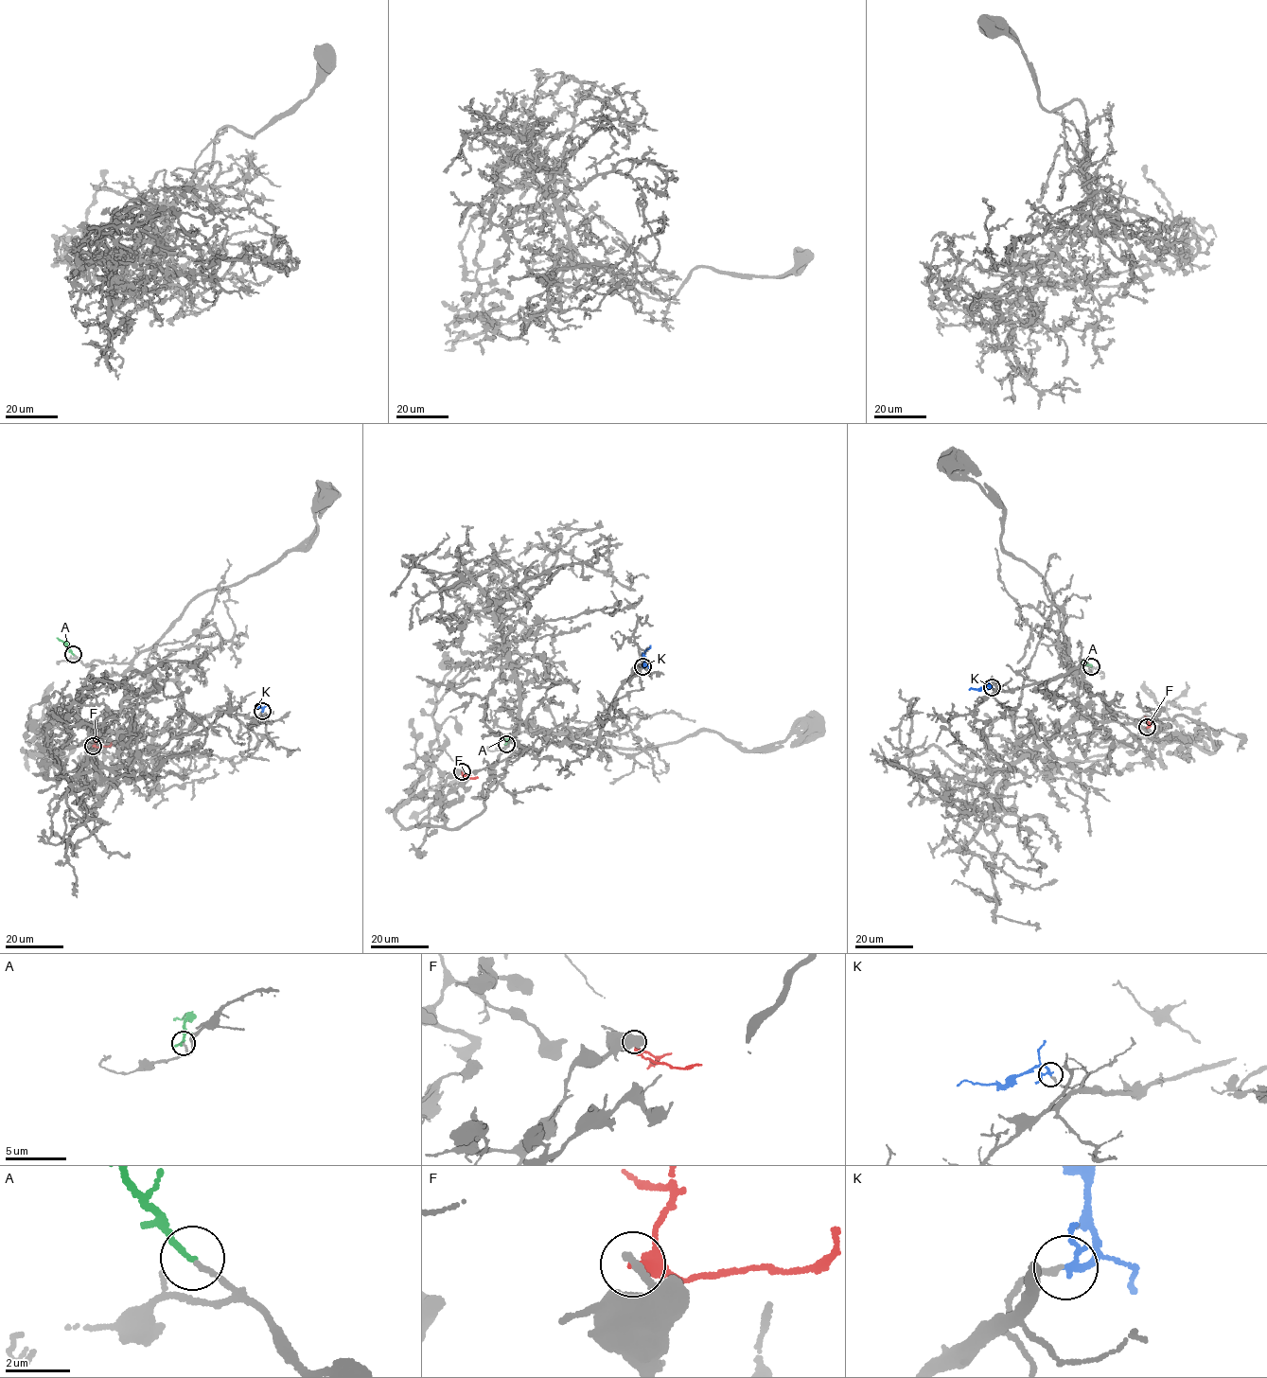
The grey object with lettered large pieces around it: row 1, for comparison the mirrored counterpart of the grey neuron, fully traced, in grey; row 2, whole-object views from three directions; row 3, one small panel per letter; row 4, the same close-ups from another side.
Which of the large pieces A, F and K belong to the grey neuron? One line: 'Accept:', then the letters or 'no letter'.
Accept: A, K

